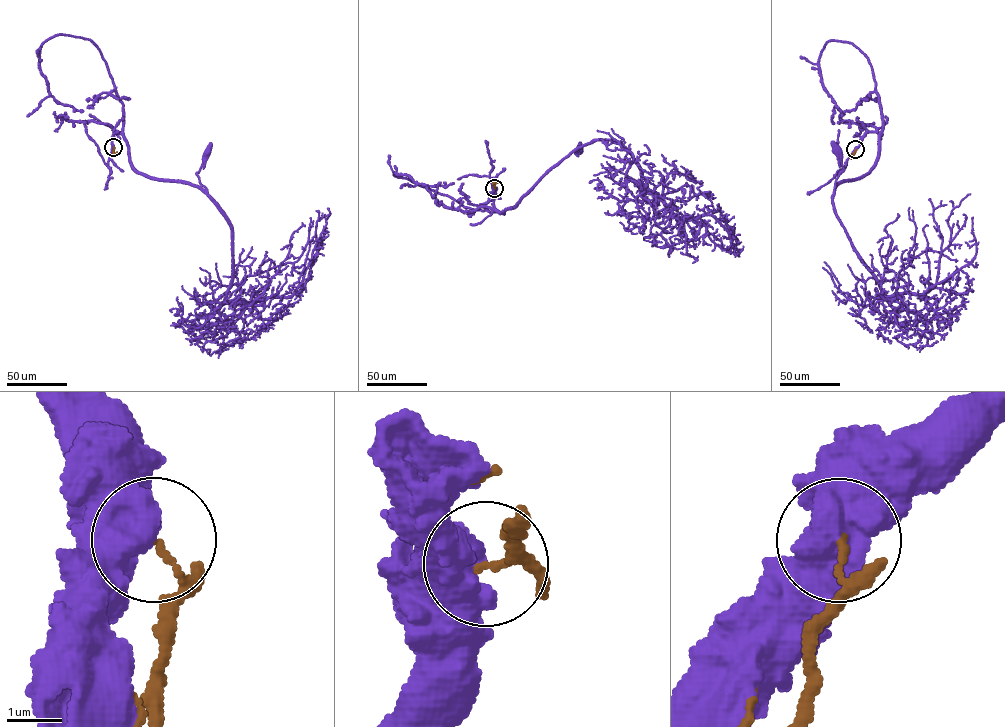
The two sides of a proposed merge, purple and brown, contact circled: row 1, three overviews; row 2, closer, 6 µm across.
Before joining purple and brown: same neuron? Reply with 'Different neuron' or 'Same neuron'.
Different neuron

